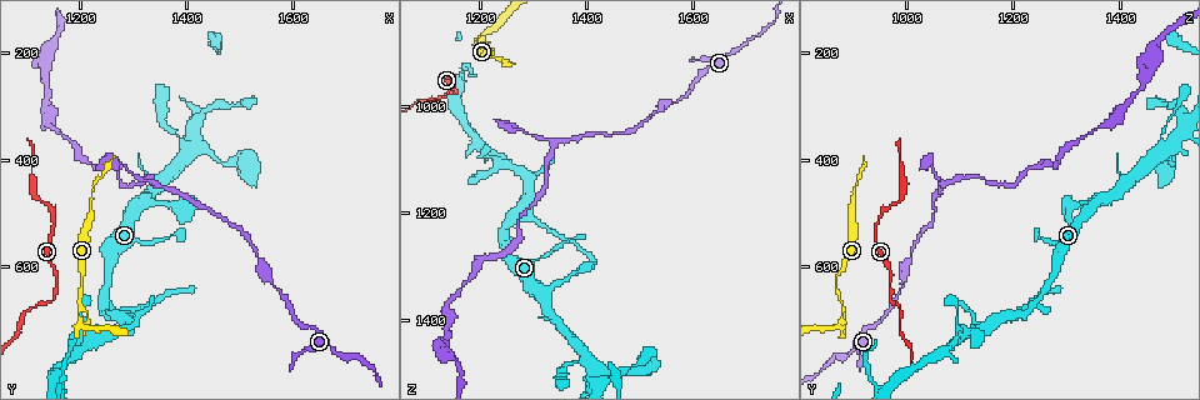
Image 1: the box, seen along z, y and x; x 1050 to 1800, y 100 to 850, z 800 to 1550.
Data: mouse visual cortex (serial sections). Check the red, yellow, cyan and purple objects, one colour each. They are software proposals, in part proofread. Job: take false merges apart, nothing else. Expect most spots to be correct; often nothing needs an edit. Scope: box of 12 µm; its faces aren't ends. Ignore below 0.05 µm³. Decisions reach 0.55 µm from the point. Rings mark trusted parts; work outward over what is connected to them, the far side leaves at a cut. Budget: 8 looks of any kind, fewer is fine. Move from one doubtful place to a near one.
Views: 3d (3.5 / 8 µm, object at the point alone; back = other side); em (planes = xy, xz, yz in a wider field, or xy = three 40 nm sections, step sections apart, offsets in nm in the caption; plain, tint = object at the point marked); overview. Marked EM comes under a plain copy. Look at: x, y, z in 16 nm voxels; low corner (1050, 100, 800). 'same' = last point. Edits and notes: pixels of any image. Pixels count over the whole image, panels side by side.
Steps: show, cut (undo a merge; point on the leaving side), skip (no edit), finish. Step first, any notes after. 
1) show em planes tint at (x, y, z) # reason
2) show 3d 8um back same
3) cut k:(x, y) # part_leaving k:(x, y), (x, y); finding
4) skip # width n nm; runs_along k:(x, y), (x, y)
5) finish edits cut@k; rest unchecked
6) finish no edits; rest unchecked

show 3d 3.5um at (1345, 455, 1070) # three-way junction

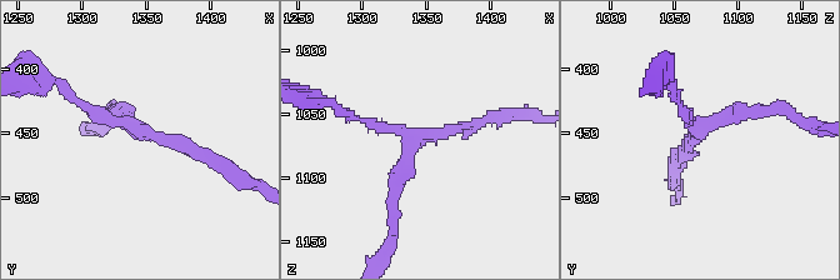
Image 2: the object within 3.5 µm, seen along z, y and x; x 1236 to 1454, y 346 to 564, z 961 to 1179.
show em xy step 3 tint at (1346, 450, 1068) # arms 3; arm_widths 150, 150, 200 nm

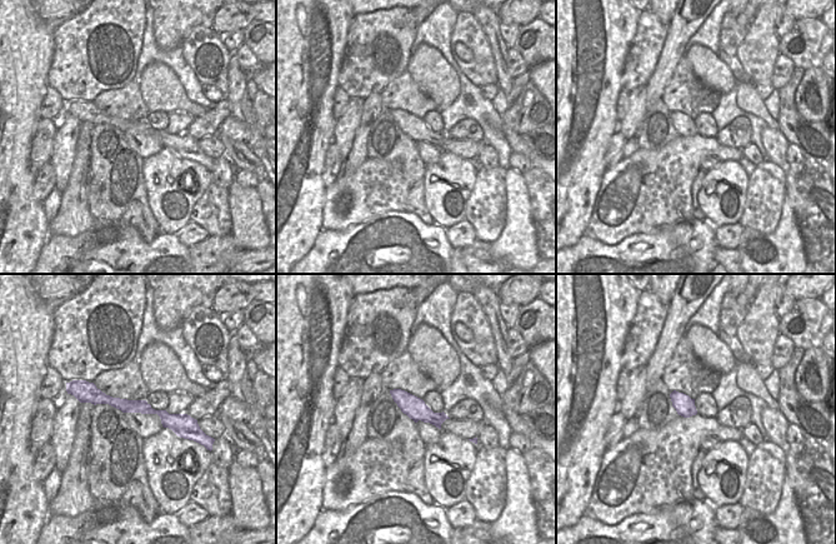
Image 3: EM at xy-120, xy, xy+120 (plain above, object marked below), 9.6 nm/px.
show em planes tint same # cut it another way

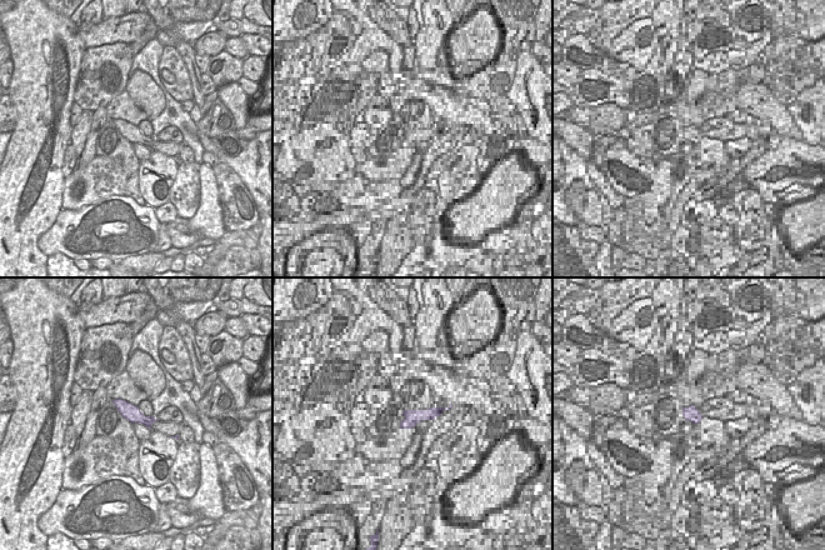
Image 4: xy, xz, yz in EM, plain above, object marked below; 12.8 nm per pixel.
skip # width 220 nm; runs_along 2:(493, 119), (413, 144), (394, 205); one cell here

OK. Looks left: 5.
show 3d 3.5um at (1270, 695, 1205) # side arm on a straight run

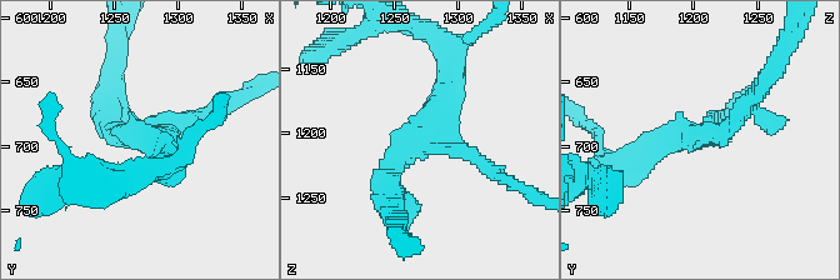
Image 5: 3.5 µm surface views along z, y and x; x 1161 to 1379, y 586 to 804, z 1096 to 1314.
show em xy step 1 tint at (1274, 692, 1206)

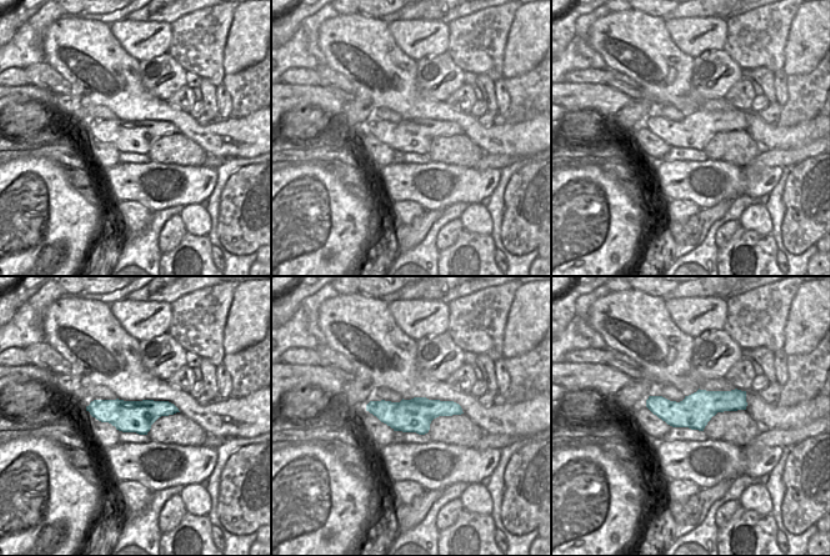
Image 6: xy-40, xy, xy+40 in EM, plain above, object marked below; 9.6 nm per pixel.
skip # width 320 nm; runs_along 5:(753, 98), (718, 136), (634, 163); one cell here

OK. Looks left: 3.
show 3d 3.5um at (1455, 290, 1515) # calibre changes

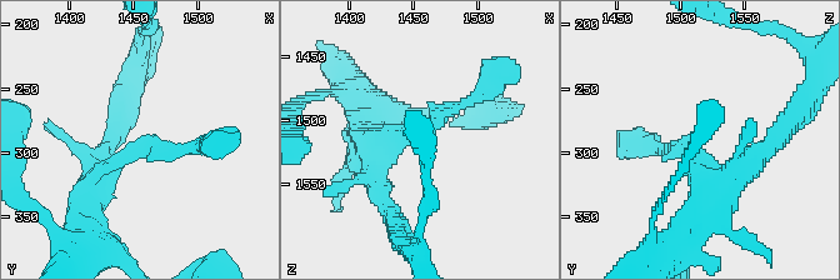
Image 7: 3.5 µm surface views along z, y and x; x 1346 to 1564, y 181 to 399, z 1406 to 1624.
show em xy step 1 tint same

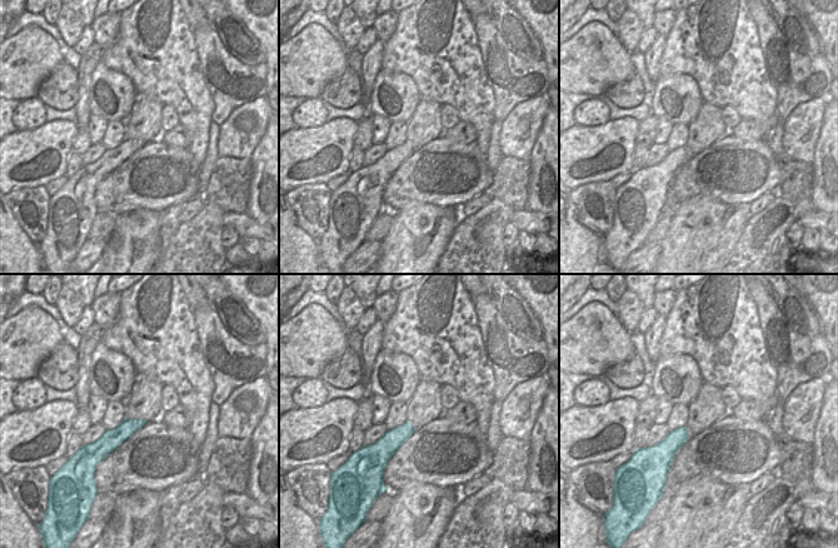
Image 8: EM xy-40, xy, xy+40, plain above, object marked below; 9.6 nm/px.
skip # one cell here

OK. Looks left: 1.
finish no edits; rest unchecked

